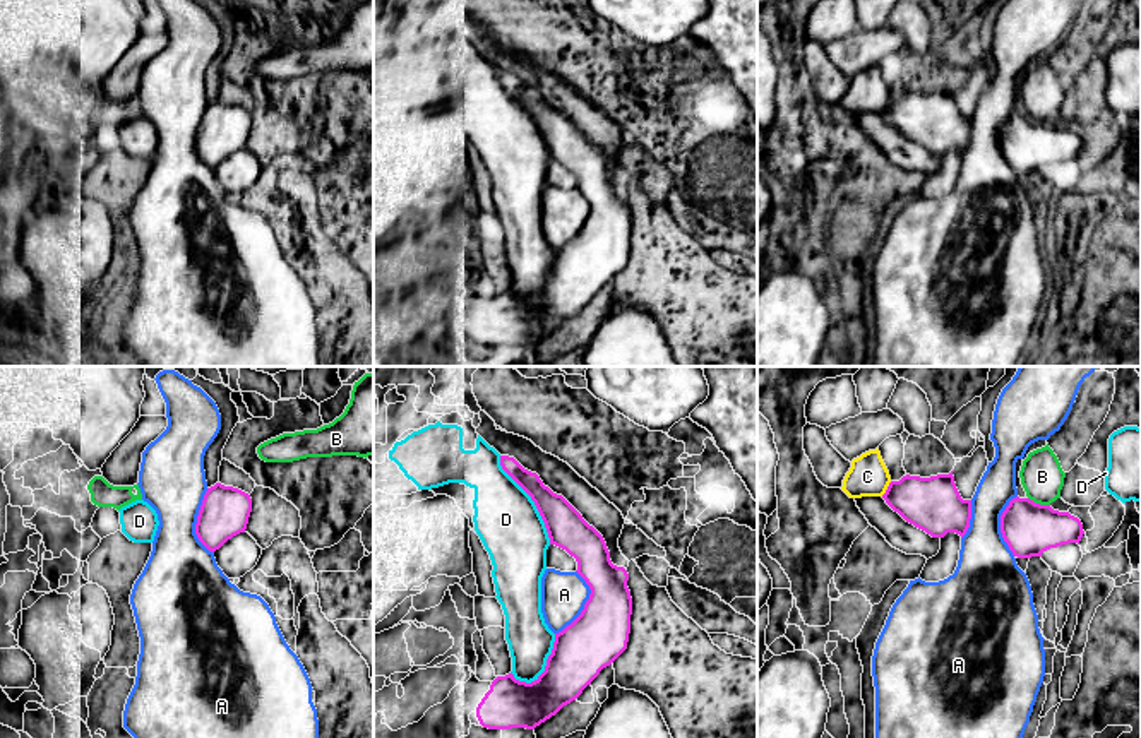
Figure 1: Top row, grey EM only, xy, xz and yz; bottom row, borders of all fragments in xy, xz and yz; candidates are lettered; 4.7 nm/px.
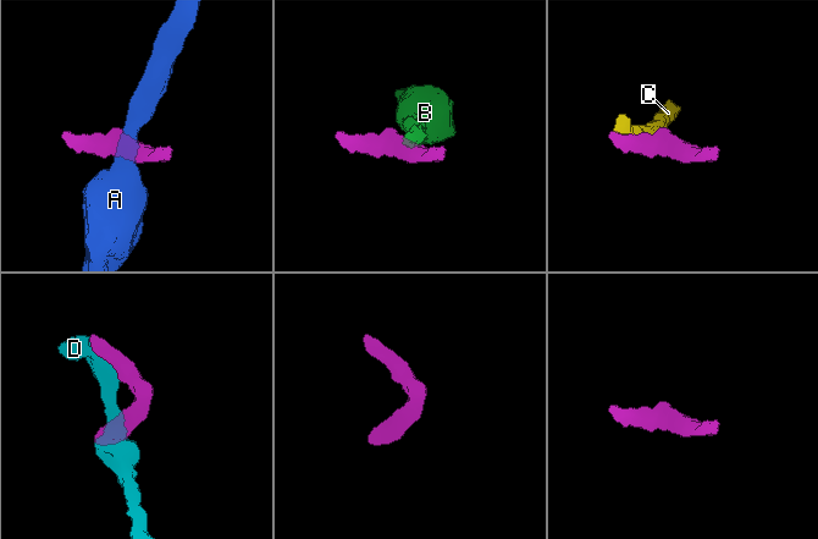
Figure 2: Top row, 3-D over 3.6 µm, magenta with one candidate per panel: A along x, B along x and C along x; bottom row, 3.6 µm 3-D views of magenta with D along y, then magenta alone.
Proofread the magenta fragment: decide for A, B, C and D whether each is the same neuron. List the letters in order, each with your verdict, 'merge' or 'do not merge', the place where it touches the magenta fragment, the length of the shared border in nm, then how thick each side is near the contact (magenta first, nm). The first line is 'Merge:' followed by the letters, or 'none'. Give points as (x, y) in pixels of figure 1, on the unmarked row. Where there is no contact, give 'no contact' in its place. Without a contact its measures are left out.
Merge: none
A: do not merge; contact xz (585, 221); length 320 nm; calibres 280 and 220 nm
B: do not merge; contact yz (1039, 120); length 110 nm; calibres 240 and 200 nm
C: do not merge; contact yz (888, 105); length 90 nm; calibres 260 and 190 nm
D: do not merge; contact xz (531, 115); length 480 nm; calibres 180 and 300 nm

